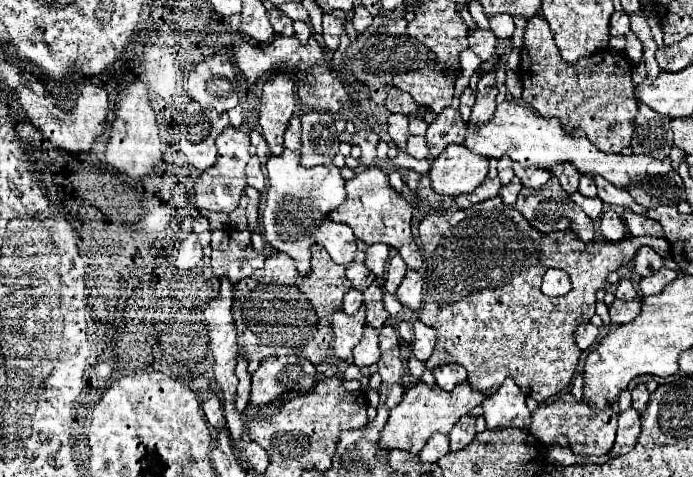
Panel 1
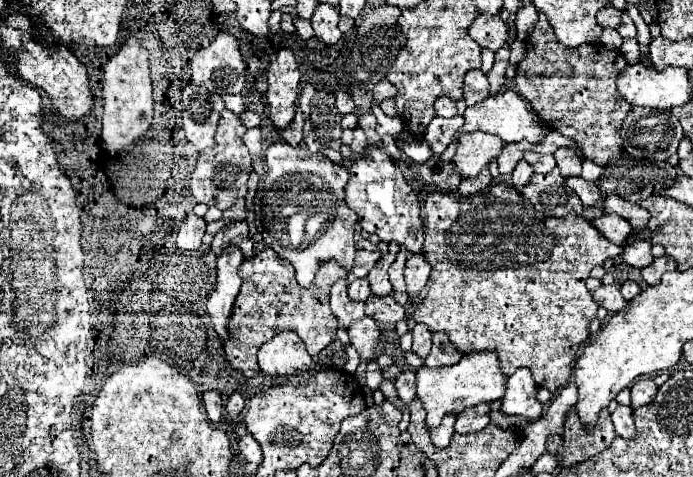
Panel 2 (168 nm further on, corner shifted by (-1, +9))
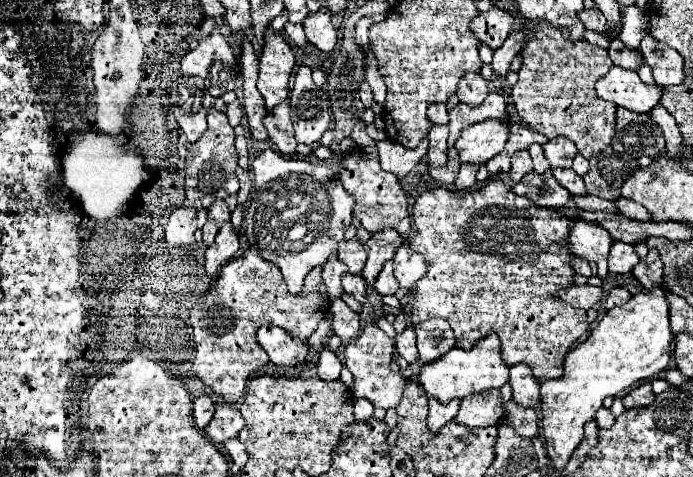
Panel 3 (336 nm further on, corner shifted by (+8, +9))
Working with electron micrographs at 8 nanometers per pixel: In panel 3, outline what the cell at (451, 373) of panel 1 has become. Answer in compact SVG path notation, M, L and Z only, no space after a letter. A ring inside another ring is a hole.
M430 318L422 324L418 324L416 336L418 336L418 354L420 362L434 362L440 356L444 356L450 348L454 348L454 332L450 324L442 318Z

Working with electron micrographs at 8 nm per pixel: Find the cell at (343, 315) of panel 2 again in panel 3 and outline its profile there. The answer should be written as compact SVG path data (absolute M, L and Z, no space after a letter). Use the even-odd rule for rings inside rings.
M332 256L326 266L322 268L322 278L324 278L324 284L328 288L328 298L330 300L336 300L336 298L342 298L344 296L344 290L340 286L340 278L346 274L346 266L336 258Z

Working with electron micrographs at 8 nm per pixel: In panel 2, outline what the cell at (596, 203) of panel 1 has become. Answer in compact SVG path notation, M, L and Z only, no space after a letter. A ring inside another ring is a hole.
M571 176L571 178L567 178L567 186L581 198L581 202L583 202L585 206L595 206L597 200L601 198L601 192L599 192L597 184L595 184L595 182L587 182L587 180L583 180L581 176Z

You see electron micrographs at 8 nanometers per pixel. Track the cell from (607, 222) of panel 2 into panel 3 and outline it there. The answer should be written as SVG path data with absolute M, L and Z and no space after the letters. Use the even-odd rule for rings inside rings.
M574 220L570 228L570 252L574 256L594 260L598 264L598 276L604 280L608 274L606 258L612 248L612 236L596 222Z

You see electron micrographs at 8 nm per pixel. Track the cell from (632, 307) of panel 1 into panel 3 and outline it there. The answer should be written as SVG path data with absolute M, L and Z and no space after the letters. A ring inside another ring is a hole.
M572 284L570 288L562 290L560 296L562 296L562 300L566 300L566 304L570 304L574 308L588 310L604 298L604 292L602 292L602 288L596 288L596 286L590 286L590 284L584 284L584 286Z

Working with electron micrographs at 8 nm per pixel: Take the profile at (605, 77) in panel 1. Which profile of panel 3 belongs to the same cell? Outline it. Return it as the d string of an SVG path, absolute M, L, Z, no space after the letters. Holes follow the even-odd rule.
M534 22L522 48L522 68L518 82L512 86L512 100L518 116L546 138L570 138L578 152L590 160L594 154L610 146L614 136L616 106L596 96L594 84L610 70L608 50L592 46L586 40L572 42L566 28L554 28L550 22Z

